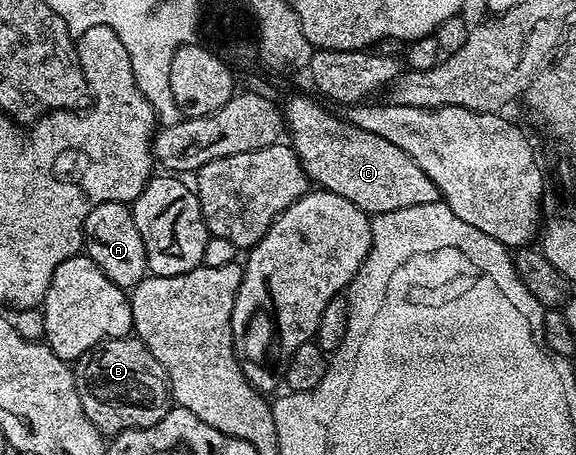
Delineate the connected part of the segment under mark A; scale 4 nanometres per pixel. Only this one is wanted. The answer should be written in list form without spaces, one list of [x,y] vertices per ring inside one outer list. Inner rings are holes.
[[[100,203],[87,213],[83,251],[115,285],[132,289],[147,277],[149,266],[143,237],[139,237],[132,210],[124,203]]]

